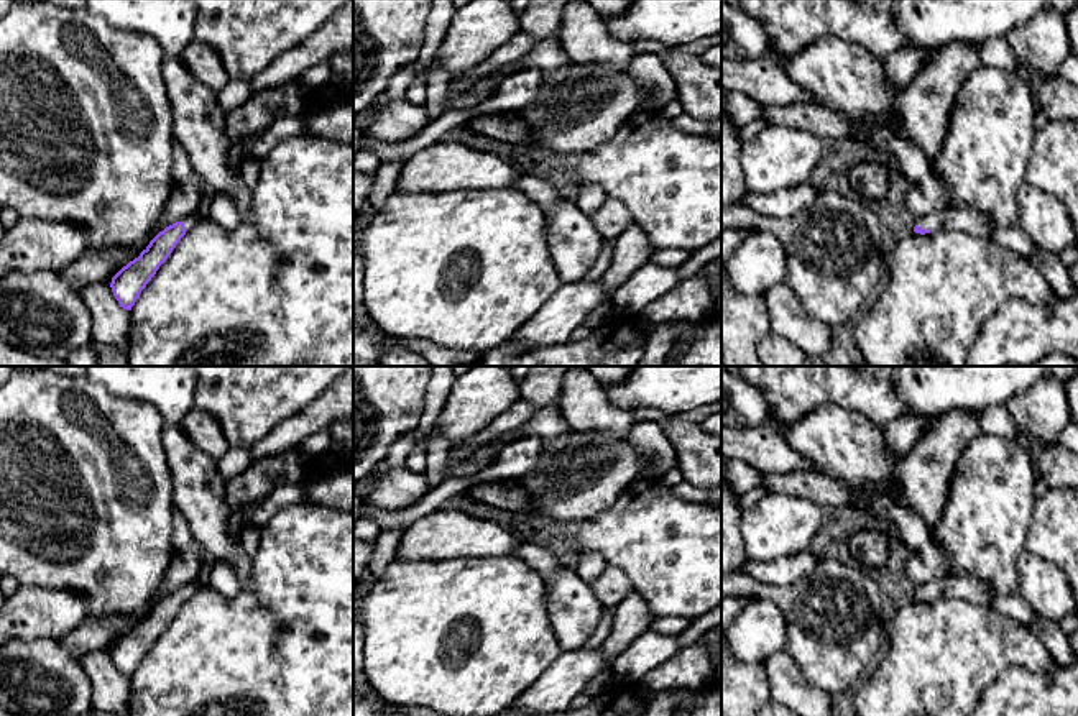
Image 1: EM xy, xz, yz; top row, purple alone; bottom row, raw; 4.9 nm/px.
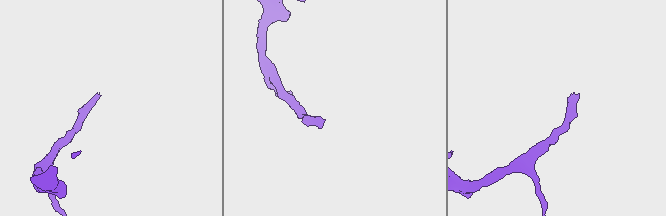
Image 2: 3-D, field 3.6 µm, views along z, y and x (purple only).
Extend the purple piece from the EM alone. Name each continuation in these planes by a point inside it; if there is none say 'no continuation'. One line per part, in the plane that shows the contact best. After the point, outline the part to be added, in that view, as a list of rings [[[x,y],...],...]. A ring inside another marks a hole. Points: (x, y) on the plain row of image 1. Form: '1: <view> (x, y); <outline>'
1: yz (970, 588); [[[945,573],[915,588],[915,593],[932,599],[951,598],[984,606],[994,601],[989,585],[974,575]]]

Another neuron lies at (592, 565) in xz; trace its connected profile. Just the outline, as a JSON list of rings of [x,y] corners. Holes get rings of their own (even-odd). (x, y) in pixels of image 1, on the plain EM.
[[[592,552],[577,558],[575,571],[587,583],[593,583],[606,570],[606,567],[606,560],[598,553]]]

